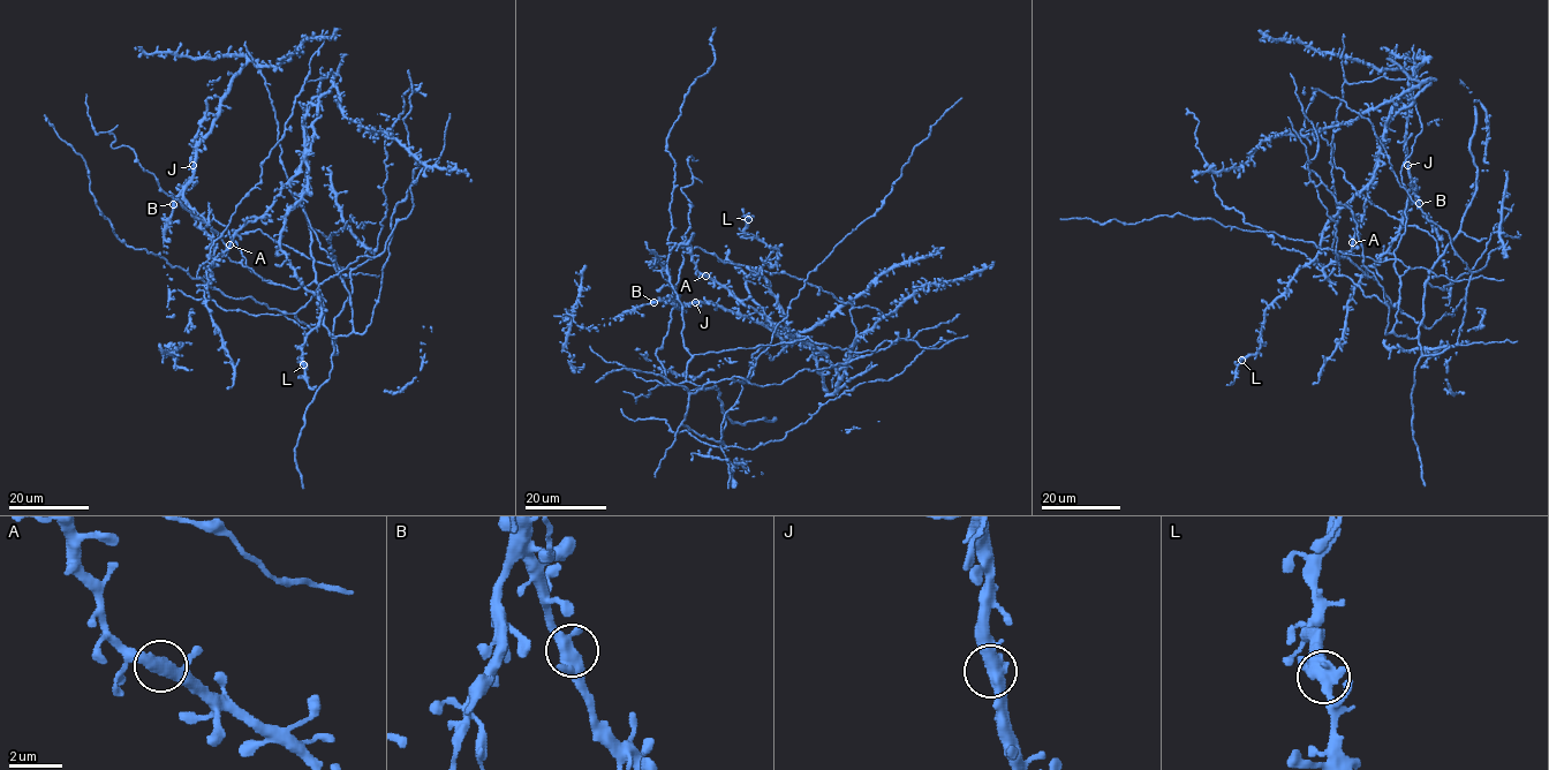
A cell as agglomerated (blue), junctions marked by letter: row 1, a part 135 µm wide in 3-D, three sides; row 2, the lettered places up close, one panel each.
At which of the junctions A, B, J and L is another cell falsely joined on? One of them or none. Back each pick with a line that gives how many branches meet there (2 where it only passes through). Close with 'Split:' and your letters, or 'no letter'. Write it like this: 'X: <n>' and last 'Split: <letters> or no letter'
Split: no letter

